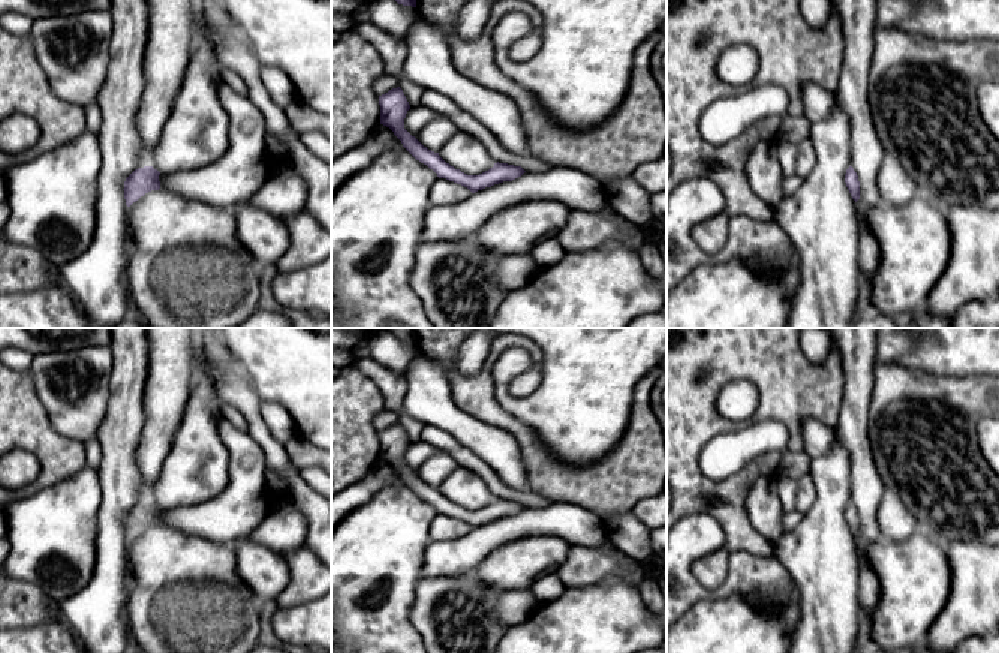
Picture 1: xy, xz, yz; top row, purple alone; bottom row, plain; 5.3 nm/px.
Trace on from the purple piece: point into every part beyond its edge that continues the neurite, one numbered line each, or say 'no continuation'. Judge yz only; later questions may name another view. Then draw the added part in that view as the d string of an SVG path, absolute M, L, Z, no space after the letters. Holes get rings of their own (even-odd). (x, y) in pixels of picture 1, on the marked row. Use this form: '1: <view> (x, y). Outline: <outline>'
no continuation

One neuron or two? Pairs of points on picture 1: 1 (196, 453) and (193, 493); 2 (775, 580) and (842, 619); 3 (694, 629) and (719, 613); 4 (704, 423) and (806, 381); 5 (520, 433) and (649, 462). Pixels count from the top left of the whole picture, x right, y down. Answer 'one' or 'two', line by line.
1: one
2: two
3: one
4: one
5: one

